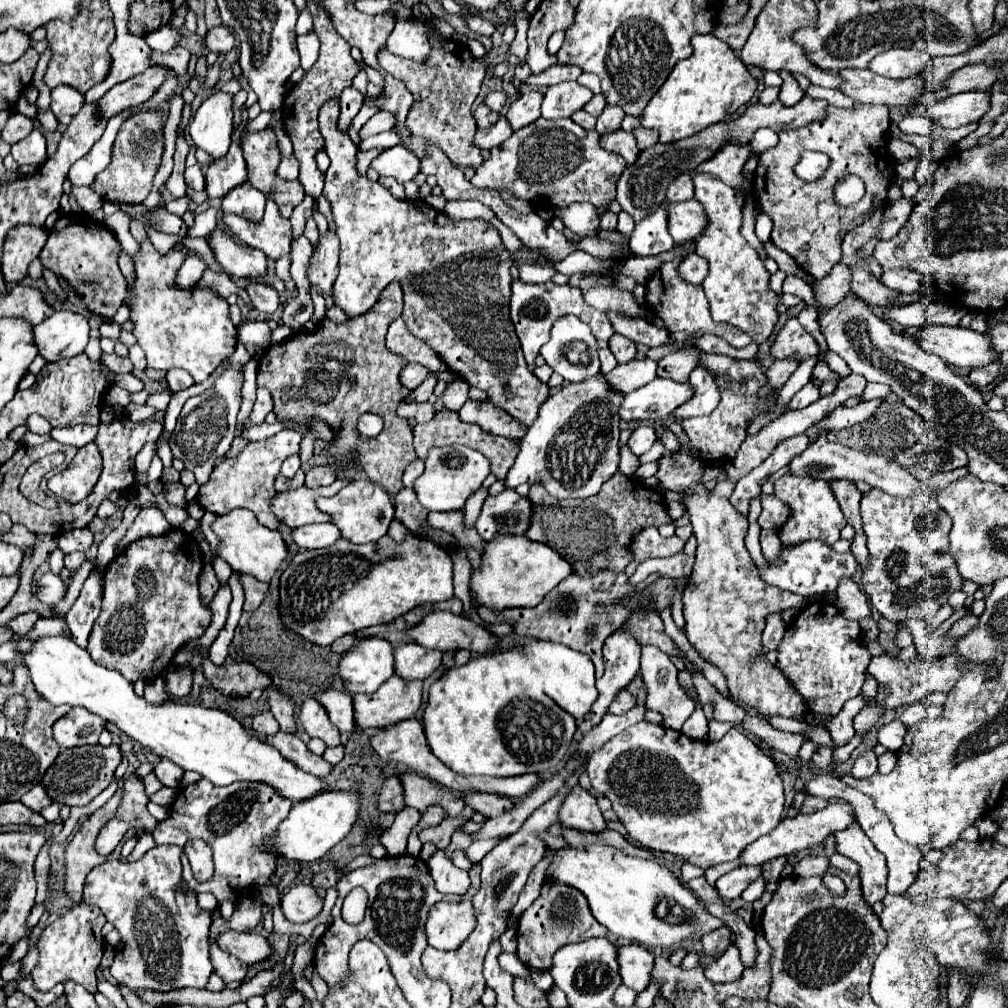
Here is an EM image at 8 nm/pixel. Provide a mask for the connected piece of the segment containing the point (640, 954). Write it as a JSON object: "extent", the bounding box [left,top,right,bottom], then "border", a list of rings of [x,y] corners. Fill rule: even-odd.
{"extent":[618,945,654,991],"border":[[[640,945],[618,947],[618,965],[622,983],[634,991],[644,991],[644,987],[650,983],[654,953]]]}

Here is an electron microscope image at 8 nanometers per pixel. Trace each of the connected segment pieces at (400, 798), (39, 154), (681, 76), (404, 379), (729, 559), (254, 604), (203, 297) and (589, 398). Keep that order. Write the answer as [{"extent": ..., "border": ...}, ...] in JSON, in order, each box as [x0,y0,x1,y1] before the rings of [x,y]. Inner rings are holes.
[{"extent":[378,777,406,813],"border":[[[390,777],[380,791],[378,809],[382,813],[398,813],[404,807],[406,807],[406,803],[404,803],[404,795],[402,795],[402,783],[398,777]]]},{"extent":[12,131,46,167],"border":[[[32,131],[26,139],[12,145],[12,157],[18,165],[40,167],[46,161],[46,139],[40,131]]]},{"extent":[642,35,758,143],"border":[[[694,35],[692,47],[694,53],[674,65],[674,71],[666,79],[664,87],[658,89],[658,95],[654,95],[642,113],[642,127],[656,129],[660,133],[660,143],[680,141],[708,125],[724,121],[728,115],[746,105],[758,87],[748,67],[714,35]]]},{"extent":[400,363,430,389],"border":[[[408,363],[400,373],[400,383],[408,389],[416,389],[428,377],[428,373],[430,371],[426,367],[422,367],[418,363]]]},{"extent":[654,373,866,721],"border":[[[852,373],[836,385],[836,391],[832,395],[820,397],[818,401],[814,401],[804,409],[796,409],[796,411],[790,409],[780,419],[764,427],[760,433],[746,437],[732,463],[728,463],[726,479],[718,481],[714,489],[706,489],[702,481],[704,475],[702,461],[694,459],[694,455],[686,451],[664,453],[656,461],[658,471],[654,477],[664,489],[682,495],[690,515],[690,523],[694,527],[694,535],[698,539],[692,585],[684,595],[686,635],[694,645],[694,649],[724,673],[730,699],[736,703],[744,703],[746,707],[752,707],[764,721],[768,721],[774,715],[798,719],[810,713],[808,701],[794,689],[794,683],[776,665],[766,661],[766,655],[762,651],[762,641],[760,641],[768,613],[784,611],[790,607],[802,609],[808,605],[808,601],[806,597],[786,593],[758,579],[758,569],[744,545],[748,519],[732,507],[730,495],[736,483],[742,477],[746,477],[754,467],[758,467],[770,455],[770,451],[776,447],[778,441],[800,435],[812,425],[820,423],[836,407],[844,405],[846,399],[862,395],[864,387],[866,387],[866,379],[862,379],[862,375]]]},{"extent":[242,575,270,613],"border":[[[242,575],[242,585],[244,585],[244,593],[246,593],[244,611],[252,613],[252,611],[256,611],[262,605],[262,601],[264,601],[270,585],[262,583],[262,581],[258,581],[258,579],[250,577],[250,575]]]},{"extent":[130,241,238,383],"border":[[[150,241],[142,243],[142,253],[134,259],[136,265],[136,287],[134,287],[134,299],[130,301],[132,315],[130,319],[134,321],[134,335],[140,343],[140,347],[146,353],[148,367],[168,371],[172,367],[182,367],[186,369],[196,383],[202,383],[208,379],[208,375],[218,367],[222,359],[234,353],[236,341],[238,341],[238,331],[228,315],[228,303],[220,295],[216,295],[210,289],[200,289],[198,285],[192,289],[178,289],[174,287],[174,277],[180,265],[184,263],[186,255],[182,249],[172,249],[166,255],[158,255],[154,245]]]},{"extent":[504,371,624,499],"border":[[[602,371],[582,383],[568,383],[550,395],[540,407],[538,419],[528,427],[504,485],[516,489],[522,483],[542,483],[546,491],[558,499],[586,499],[596,495],[602,483],[618,473],[618,407],[622,399],[624,395],[610,389]]]}]

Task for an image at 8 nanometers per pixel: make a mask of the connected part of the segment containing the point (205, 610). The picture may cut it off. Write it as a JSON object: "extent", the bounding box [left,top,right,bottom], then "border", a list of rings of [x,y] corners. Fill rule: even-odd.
{"extent":[86,531,212,681],"border":[[[182,531],[182,537],[142,537],[130,543],[104,571],[102,613],[94,623],[86,645],[90,657],[104,667],[118,669],[130,681],[140,677],[154,679],[164,673],[176,651],[190,639],[198,639],[212,621],[210,607],[202,607],[202,597],[198,595],[198,575],[202,573],[202,567],[202,551],[190,533]]]}

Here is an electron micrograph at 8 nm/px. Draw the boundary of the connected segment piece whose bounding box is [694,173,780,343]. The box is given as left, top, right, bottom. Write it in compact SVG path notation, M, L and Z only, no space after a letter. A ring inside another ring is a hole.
M696 173L694 199L700 201L708 213L708 227L696 243L696 253L710 263L710 273L704 279L702 287L710 301L712 317L714 321L726 321L740 327L742 331L752 335L756 343L762 343L772 335L778 321L776 305L780 303L780 295L770 289L770 275L764 269L762 259L740 233L742 207L740 203L736 203L734 189L720 179L714 179L712 175Z

